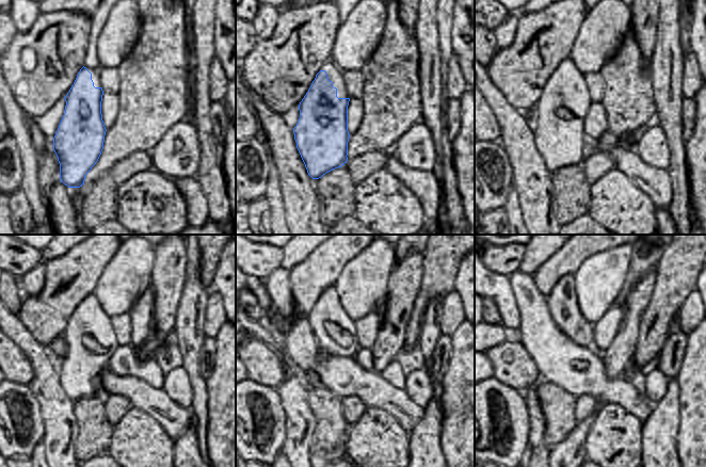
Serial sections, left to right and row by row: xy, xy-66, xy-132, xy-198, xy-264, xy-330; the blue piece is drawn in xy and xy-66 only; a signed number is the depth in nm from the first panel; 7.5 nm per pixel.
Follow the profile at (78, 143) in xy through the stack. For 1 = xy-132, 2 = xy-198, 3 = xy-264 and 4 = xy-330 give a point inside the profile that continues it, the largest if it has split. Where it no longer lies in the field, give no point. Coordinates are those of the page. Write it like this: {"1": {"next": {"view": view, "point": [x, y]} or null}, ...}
{"1": {"next": {"view": "xy-132", "point": [560, 134]}}, "2": {"next": {"view": "xy-198", "point": [87, 356]}}, "3": {"next": {"view": "xy-264", "point": [330, 341]}}, "4": {"next": {"view": "xy-330", "point": [584, 340]}}}

